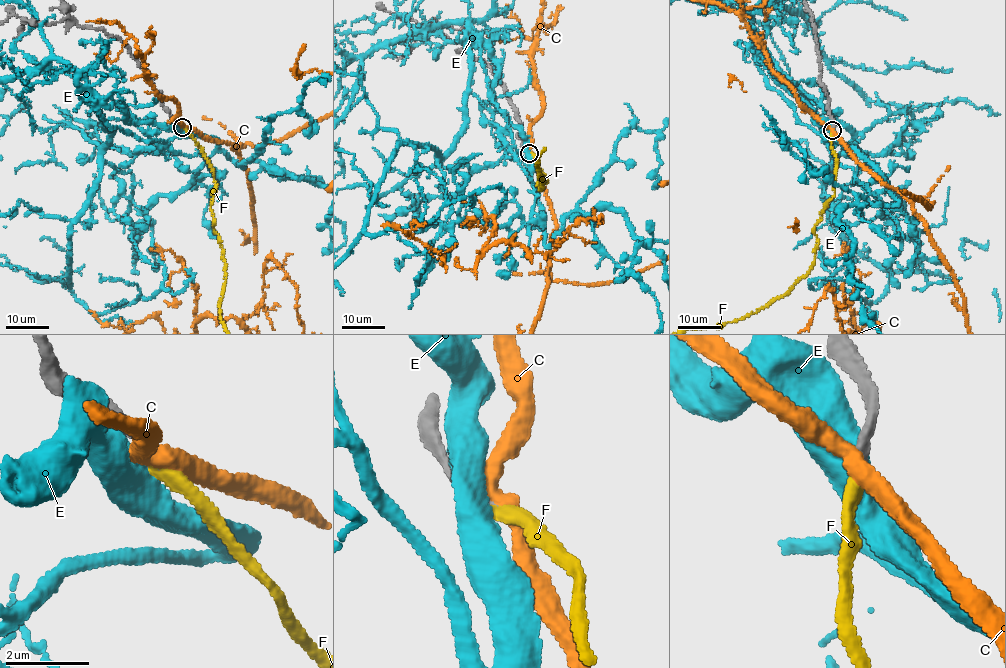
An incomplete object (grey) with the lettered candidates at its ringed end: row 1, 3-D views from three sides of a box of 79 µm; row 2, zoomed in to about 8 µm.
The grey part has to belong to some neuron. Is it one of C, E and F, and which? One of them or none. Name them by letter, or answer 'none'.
F

